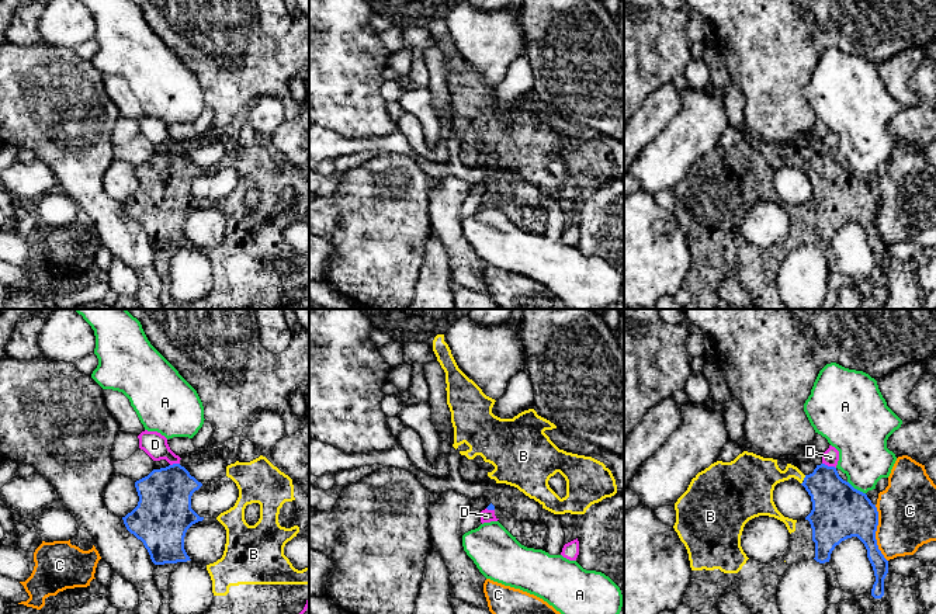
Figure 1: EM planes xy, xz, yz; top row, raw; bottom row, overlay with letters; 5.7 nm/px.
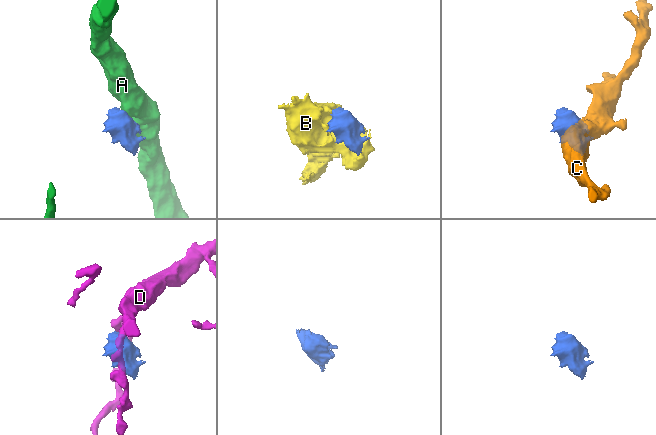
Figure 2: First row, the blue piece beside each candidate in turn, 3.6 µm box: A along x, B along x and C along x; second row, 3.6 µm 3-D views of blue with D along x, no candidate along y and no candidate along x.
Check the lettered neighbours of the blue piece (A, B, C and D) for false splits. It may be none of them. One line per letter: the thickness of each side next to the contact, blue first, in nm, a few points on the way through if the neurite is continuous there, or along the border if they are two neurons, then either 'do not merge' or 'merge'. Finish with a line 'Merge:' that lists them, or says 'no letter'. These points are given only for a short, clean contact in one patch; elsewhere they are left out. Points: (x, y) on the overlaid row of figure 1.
A: 320 nm thick on the blue side, 280 nm on the other; border along yz (848, 481), (865, 493); do not merge
B: 280 nm thick on the blue side, 200 nm on the other; merge
C: 320 nm thick on the blue side, 340 nm on the other; do not merge
D: 300 nm thick on the blue side, 90 nm on the other; border along yz (822, 462), (835, 468); do not merge
Merge: B

